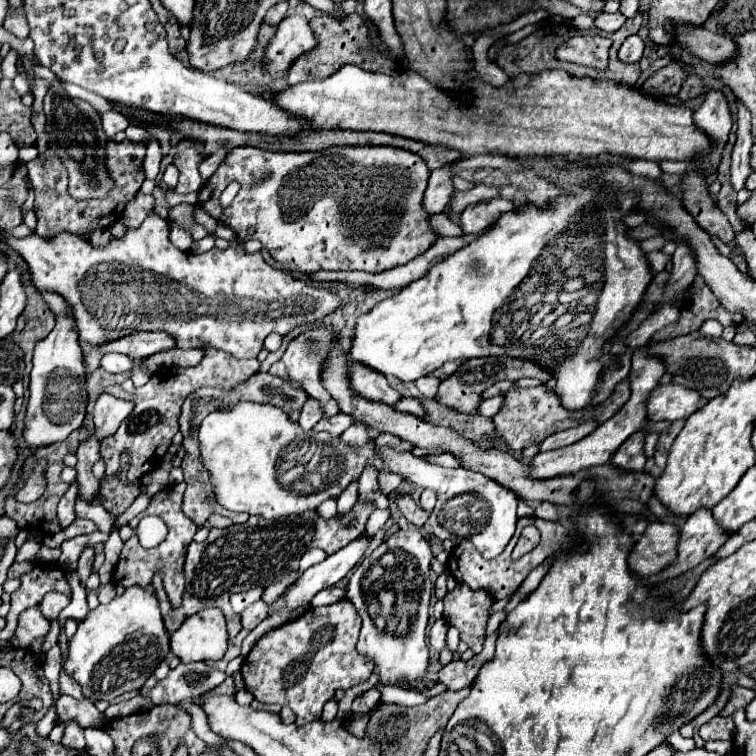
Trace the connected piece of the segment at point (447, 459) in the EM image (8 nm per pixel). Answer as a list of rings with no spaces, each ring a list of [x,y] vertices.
[[[442,453],[442,455],[436,455],[436,457],[428,457],[426,461],[430,463],[438,463],[438,465],[444,465],[444,467],[460,467],[460,459],[456,459],[452,453]]]

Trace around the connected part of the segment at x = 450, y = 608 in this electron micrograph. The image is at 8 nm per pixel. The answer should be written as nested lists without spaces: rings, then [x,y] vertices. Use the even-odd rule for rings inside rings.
[[[458,583],[444,597],[444,619],[460,631],[460,639],[474,651],[480,653],[486,637],[486,623],[494,597],[484,589],[470,589]]]

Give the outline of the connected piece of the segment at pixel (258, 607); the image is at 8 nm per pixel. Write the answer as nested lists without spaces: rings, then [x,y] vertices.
[[[260,599],[260,601],[252,603],[250,607],[246,607],[240,615],[242,615],[242,627],[244,629],[254,629],[260,621],[264,621],[268,617],[268,605]]]

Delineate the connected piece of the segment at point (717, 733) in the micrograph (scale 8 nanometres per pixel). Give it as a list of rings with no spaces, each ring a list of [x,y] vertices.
[[[716,716],[700,727],[699,736],[704,740],[731,740],[734,722],[731,717]]]

